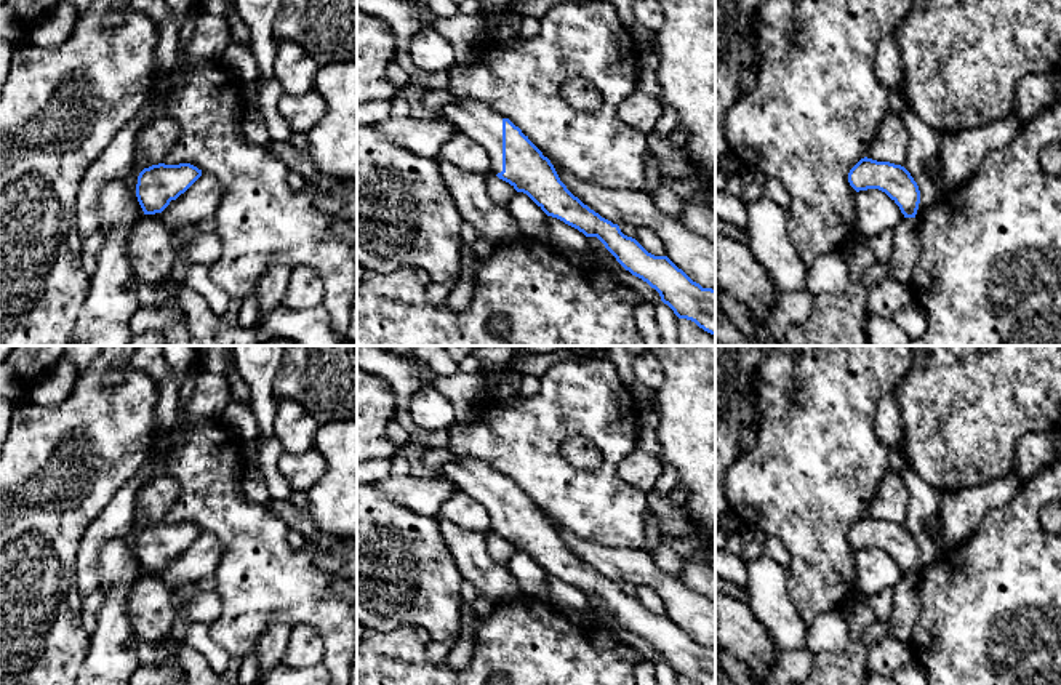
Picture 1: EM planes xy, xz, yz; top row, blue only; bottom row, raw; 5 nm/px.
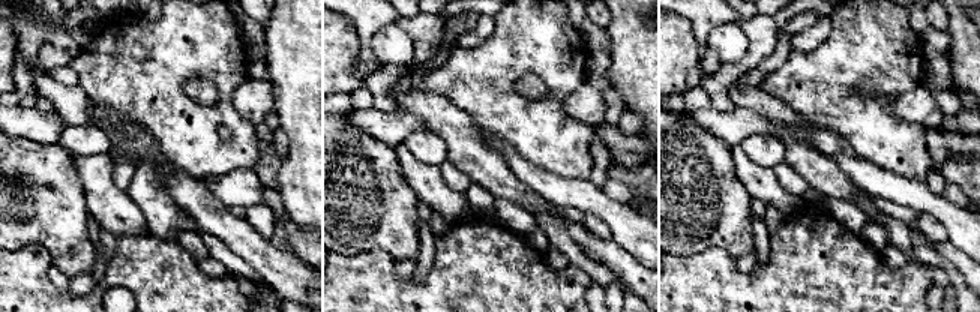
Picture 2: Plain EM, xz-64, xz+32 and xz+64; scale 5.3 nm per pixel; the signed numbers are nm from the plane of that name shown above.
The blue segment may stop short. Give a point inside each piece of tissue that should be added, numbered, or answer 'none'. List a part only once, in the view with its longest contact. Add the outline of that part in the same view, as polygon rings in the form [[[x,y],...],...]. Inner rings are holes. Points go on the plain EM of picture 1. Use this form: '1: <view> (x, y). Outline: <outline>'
1: xz (479, 480). Outline: [[[458,458],[443,466],[443,475],[488,511],[494,533],[502,530],[502,474],[482,461]]]

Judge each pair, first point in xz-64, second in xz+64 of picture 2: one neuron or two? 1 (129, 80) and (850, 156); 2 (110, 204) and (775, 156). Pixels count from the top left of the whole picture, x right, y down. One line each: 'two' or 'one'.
1: two
2: two

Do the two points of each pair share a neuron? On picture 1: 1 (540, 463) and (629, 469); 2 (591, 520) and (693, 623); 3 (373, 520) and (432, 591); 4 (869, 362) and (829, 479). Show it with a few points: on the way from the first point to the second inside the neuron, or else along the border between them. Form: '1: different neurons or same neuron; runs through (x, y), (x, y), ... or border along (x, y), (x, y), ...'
1: different neurons; border along (636, 447), (618, 464), (616, 474), (645, 493)
2: different neurons; border along (580, 536), (604, 546), (642, 548)
3: same neuron; runs through (380, 538), (415, 573)
4: same neuron; runs through (842, 391), (829, 404), (829, 450)

